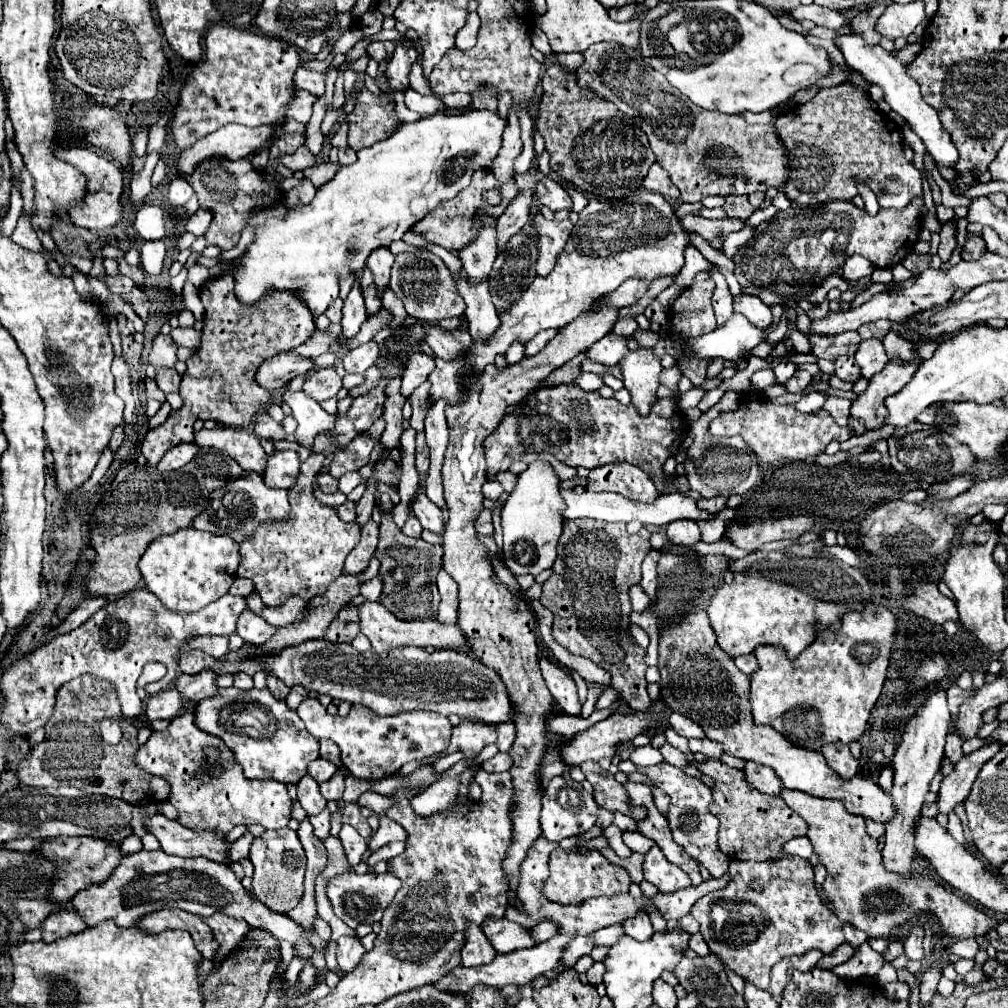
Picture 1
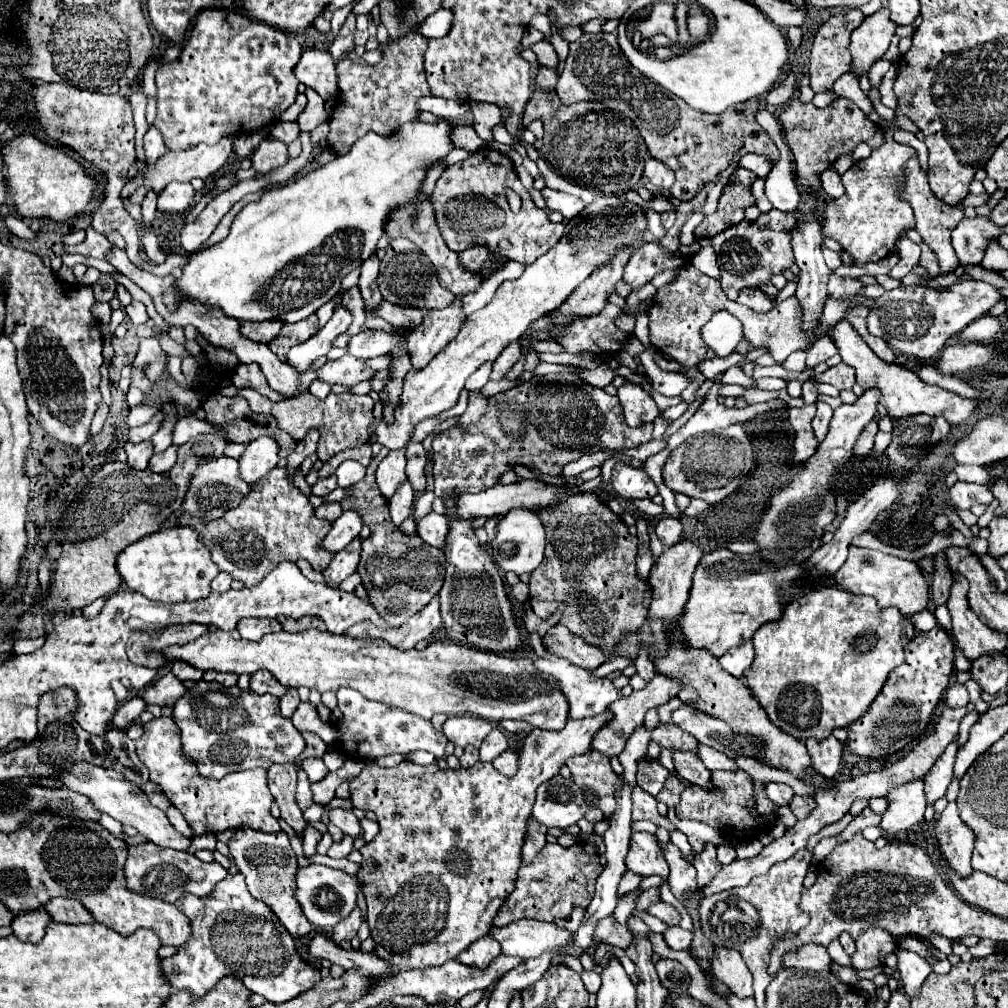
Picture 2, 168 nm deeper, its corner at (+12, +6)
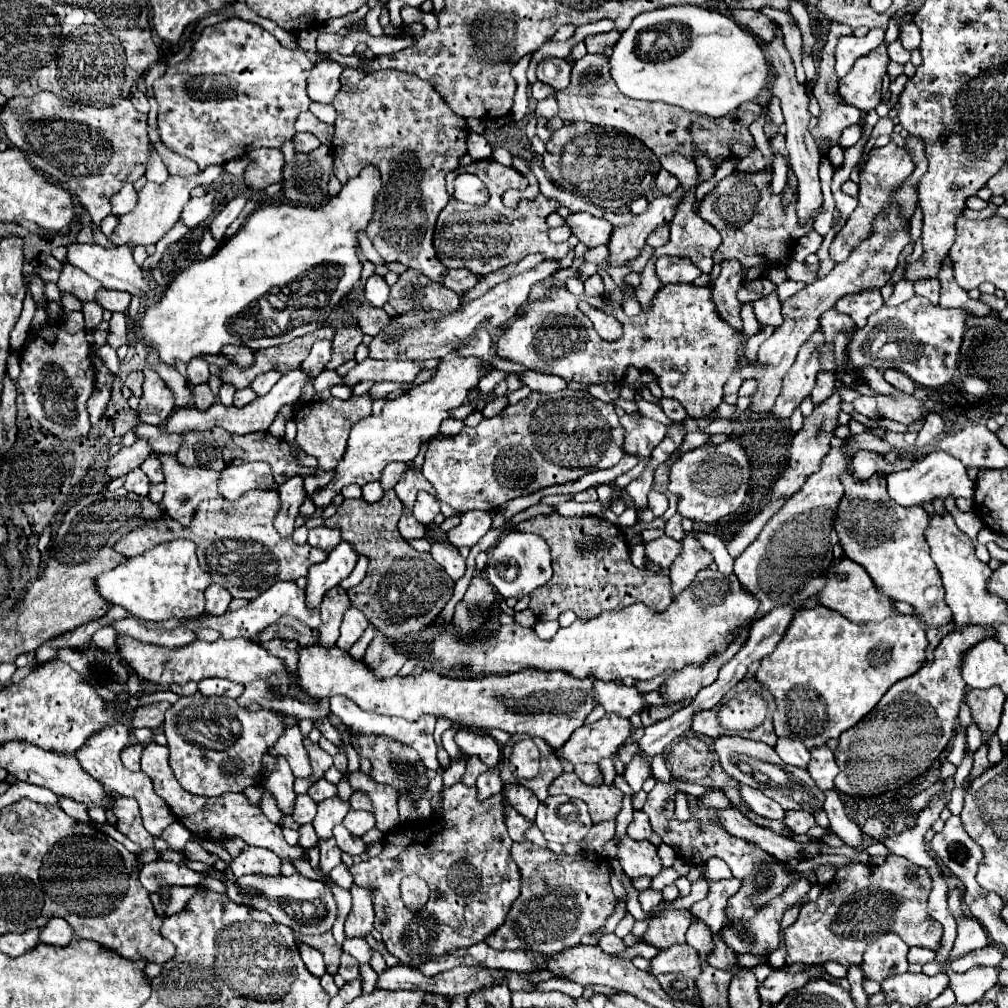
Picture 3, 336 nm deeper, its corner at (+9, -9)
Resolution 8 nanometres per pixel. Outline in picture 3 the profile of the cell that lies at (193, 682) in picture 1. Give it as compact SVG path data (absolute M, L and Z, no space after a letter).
M154 703L154 705L144 705L138 707L134 711L134 719L132 719L132 727L160 727L164 713L168 711L170 703Z

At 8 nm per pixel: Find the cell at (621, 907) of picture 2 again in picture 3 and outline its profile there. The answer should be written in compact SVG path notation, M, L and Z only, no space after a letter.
M646 889L646 891L642 891L642 893L638 895L638 901L640 901L640 905L642 905L642 911L644 911L644 913L650 913L656 905L660 905L662 893L660 893L660 891Z

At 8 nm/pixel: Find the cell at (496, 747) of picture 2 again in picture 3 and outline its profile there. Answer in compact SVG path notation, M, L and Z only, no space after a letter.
M498 767L484 771L484 773L478 777L476 787L478 787L480 799L488 799L488 797L492 797L494 793L500 793L500 791L502 791L502 781L500 781L500 771L498 771Z

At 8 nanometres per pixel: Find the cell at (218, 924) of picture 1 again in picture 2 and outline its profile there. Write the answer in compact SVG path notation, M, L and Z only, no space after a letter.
M239 872L237 874L227 874L213 888L213 892L203 896L203 898L185 892L175 902L175 906L189 918L189 922L191 922L191 938L183 944L185 950L177 950L175 956L161 960L163 978L171 986L173 994L181 992L181 990L187 990L193 998L201 998L207 992L211 992L221 978L233 976L233 978L241 980L241 984L251 994L259 994L267 1002L273 1002L273 1004L283 1004L287 1000L293 1000L299 994L311 990L321 980L319 968L307 964L307 960L299 954L295 938L287 932L287 928L283 928L283 924L273 914L273 910L263 900L257 900L257 898L253 898L249 894L247 884L243 880L243 874L239 874Z

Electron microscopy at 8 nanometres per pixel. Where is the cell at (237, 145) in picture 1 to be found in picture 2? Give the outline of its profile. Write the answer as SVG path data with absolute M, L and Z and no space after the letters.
M225 136L219 144L215 146L209 146L209 144L199 144L195 148L189 148L189 152L167 152L163 154L153 166L145 166L145 172L143 172L143 184L129 196L129 200L133 204L141 204L143 198L147 196L147 192L155 192L159 194L169 182L177 180L177 182L191 182L193 178L207 178L211 176L213 172L217 172L229 158L233 150L233 136Z

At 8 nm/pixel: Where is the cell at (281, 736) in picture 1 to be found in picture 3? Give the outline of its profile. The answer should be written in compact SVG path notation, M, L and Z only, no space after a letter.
M194 693L180 697L166 711L164 735L170 747L170 767L178 783L202 797L218 797L228 791L244 791L262 775L262 759L268 755L278 735L284 731L284 721L270 709L256 713L240 707L228 697L206 697Z

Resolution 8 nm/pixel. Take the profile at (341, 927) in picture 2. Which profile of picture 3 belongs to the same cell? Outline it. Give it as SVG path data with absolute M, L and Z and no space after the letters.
M352 885L352 911L346 917L344 933L346 937L366 937L370 935L374 927L374 909L372 909L372 897L368 889L362 889L358 885Z

